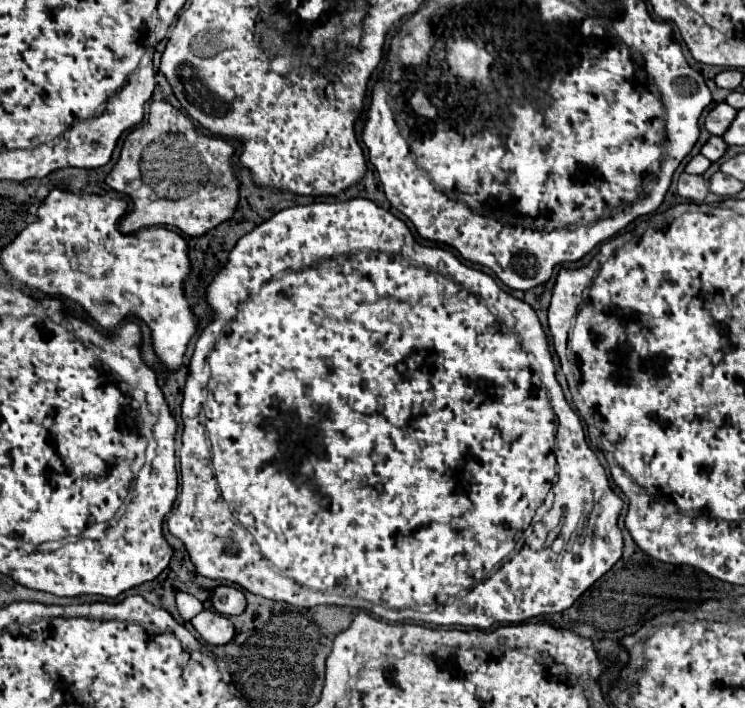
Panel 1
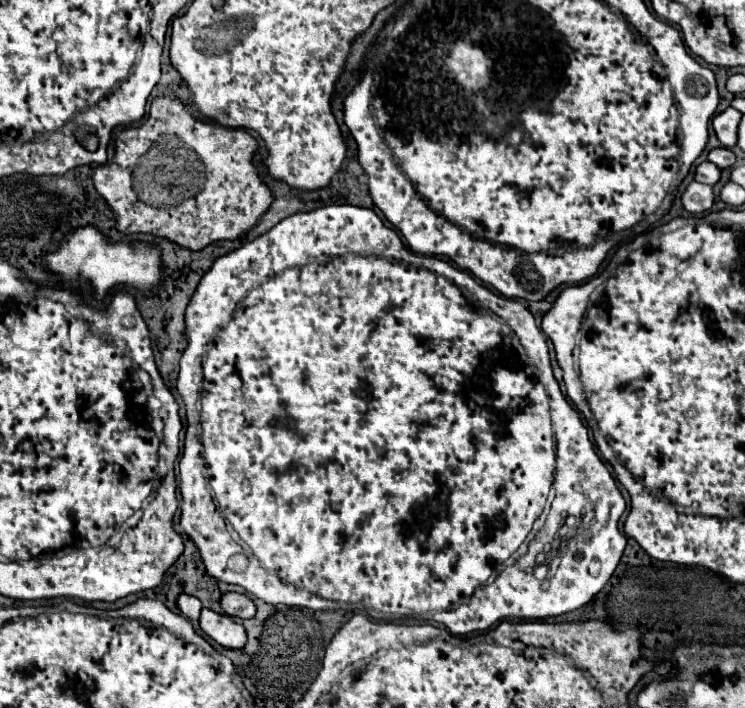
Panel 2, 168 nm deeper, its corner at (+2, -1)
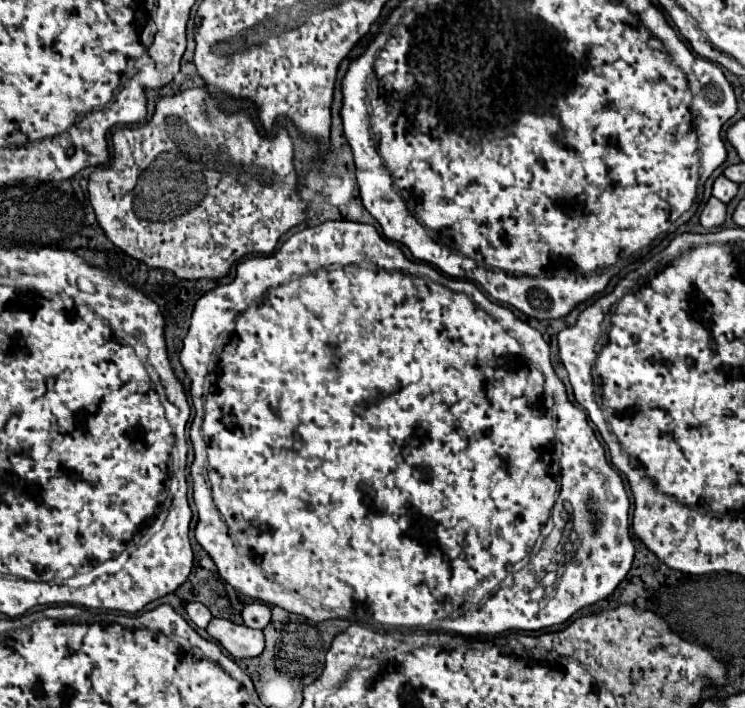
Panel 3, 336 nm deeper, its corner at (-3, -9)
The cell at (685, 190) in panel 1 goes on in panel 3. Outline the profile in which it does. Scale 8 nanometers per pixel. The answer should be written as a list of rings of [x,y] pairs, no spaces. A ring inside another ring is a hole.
[[[711,196],[705,202],[705,206],[703,206],[703,212],[699,216],[699,222],[701,222],[703,228],[709,230],[709,228],[715,228],[715,226],[721,226],[725,222],[725,214],[727,214],[725,204],[721,200],[717,200],[717,198]]]

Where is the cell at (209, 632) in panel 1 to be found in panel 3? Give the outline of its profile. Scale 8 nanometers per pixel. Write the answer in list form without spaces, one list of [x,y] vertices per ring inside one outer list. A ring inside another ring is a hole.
[[[213,618],[207,626],[207,632],[233,658],[255,658],[265,648],[261,630],[251,630],[247,626],[239,626],[223,618]]]

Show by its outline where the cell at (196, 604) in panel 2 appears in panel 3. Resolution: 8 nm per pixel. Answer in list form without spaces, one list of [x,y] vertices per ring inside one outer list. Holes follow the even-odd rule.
[[[191,602],[187,604],[187,614],[189,618],[199,626],[199,628],[205,628],[211,620],[211,612],[207,610],[207,606],[203,606],[201,602]]]

